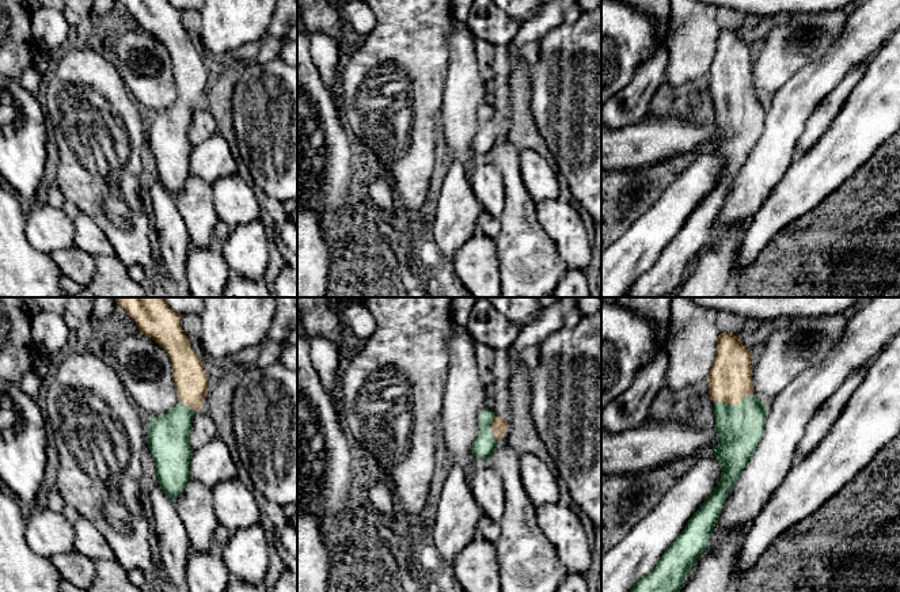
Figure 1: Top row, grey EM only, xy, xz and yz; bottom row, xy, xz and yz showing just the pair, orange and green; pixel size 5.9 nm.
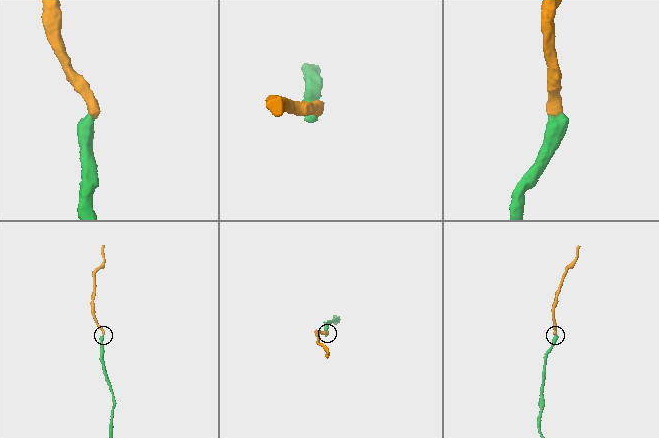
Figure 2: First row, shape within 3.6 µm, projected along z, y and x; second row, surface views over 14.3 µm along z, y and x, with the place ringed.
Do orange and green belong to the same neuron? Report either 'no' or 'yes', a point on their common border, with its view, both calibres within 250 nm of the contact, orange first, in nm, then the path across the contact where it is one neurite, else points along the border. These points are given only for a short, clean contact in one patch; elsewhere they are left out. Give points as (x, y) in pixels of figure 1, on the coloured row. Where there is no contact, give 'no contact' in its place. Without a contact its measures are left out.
yes; contact yz (733, 403); calibres 260 and 280 nm; way yz (729, 380), (733, 403), (740, 416), (740, 427)

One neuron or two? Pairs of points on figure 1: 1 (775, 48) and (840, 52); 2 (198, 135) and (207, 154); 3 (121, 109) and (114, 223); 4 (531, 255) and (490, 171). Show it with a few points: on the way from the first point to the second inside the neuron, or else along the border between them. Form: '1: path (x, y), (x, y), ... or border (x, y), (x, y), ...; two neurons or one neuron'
1: border (845, 25), (835, 42), (820, 57), (800, 69); two neurons
2: border (216, 131), (193, 145); two neurons
3: path (135, 137), (133, 197); one neuron
4: border (497, 167), (504, 196), (498, 219); two neurons

